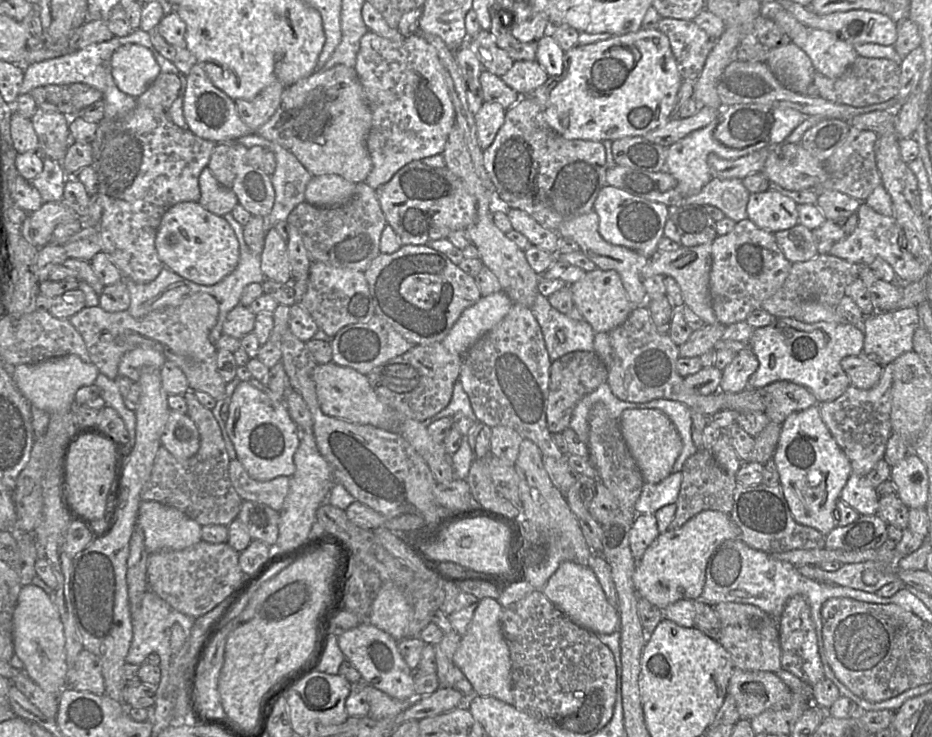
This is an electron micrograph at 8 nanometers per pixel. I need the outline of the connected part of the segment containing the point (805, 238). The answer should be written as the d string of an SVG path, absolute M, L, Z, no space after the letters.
M801 224L774 233L785 258L791 263L804 262L818 255L812 230Z

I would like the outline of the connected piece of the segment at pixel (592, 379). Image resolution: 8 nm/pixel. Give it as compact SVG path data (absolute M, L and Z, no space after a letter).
M574 351L552 361L549 394L546 408L547 427L551 433L562 433L568 428L577 403L606 382L608 368L595 352Z

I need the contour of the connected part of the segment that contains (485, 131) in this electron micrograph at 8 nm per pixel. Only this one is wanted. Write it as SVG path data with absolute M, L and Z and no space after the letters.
M485 102L474 115L478 145L485 151L494 141L505 120L506 109L498 103Z

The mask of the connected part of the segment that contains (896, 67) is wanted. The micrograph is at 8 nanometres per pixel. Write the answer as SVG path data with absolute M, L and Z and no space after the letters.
M858 56L840 77L829 78L816 72L813 84L817 94L826 100L853 107L865 107L883 103L898 96L900 72L900 64L895 61Z

